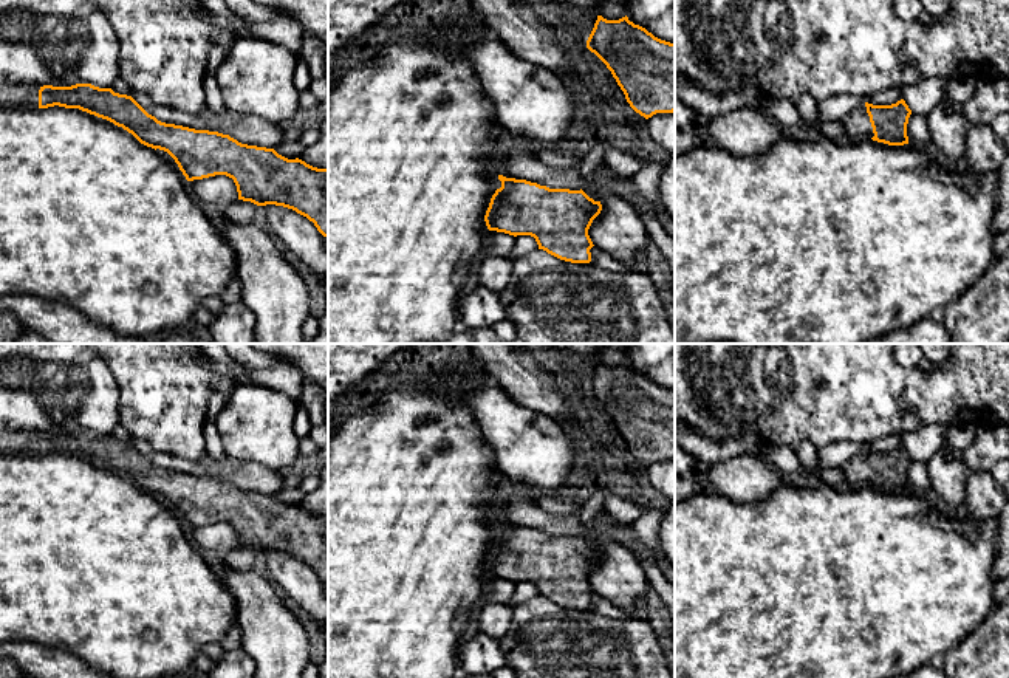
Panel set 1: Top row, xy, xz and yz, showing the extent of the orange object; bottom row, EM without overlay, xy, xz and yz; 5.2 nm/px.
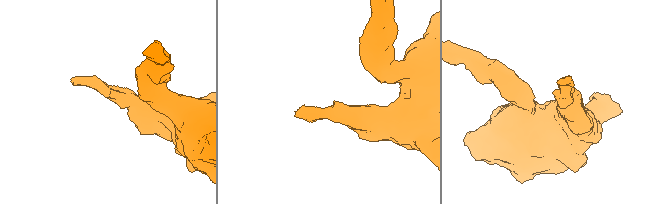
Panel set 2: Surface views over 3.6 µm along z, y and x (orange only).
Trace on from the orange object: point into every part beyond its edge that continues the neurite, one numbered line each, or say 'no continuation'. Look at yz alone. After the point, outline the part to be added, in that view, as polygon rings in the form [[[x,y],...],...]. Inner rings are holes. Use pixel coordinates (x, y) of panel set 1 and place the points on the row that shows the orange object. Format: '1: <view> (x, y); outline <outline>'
1: yz (858, 126); outline [[[865,104],[856,107],[851,113],[848,113],[842,119],[842,124],[848,135],[848,141],[860,142],[874,136]]]

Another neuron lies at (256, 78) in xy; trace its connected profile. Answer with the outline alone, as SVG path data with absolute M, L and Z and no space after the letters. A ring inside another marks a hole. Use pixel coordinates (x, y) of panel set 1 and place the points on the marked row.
M251 34L237 37L215 74L226 110L235 115L252 115L275 125L291 121L300 110L300 93L294 84L297 60L299 56L283 45Z

